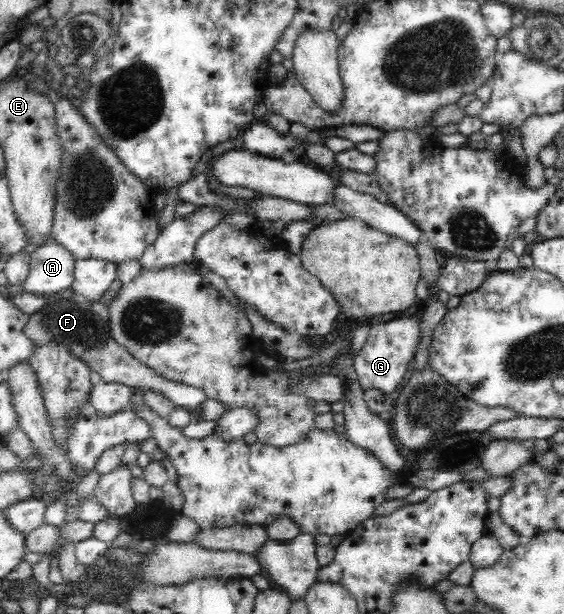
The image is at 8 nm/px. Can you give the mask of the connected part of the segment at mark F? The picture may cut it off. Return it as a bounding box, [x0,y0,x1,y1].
[22,289,205,412]

